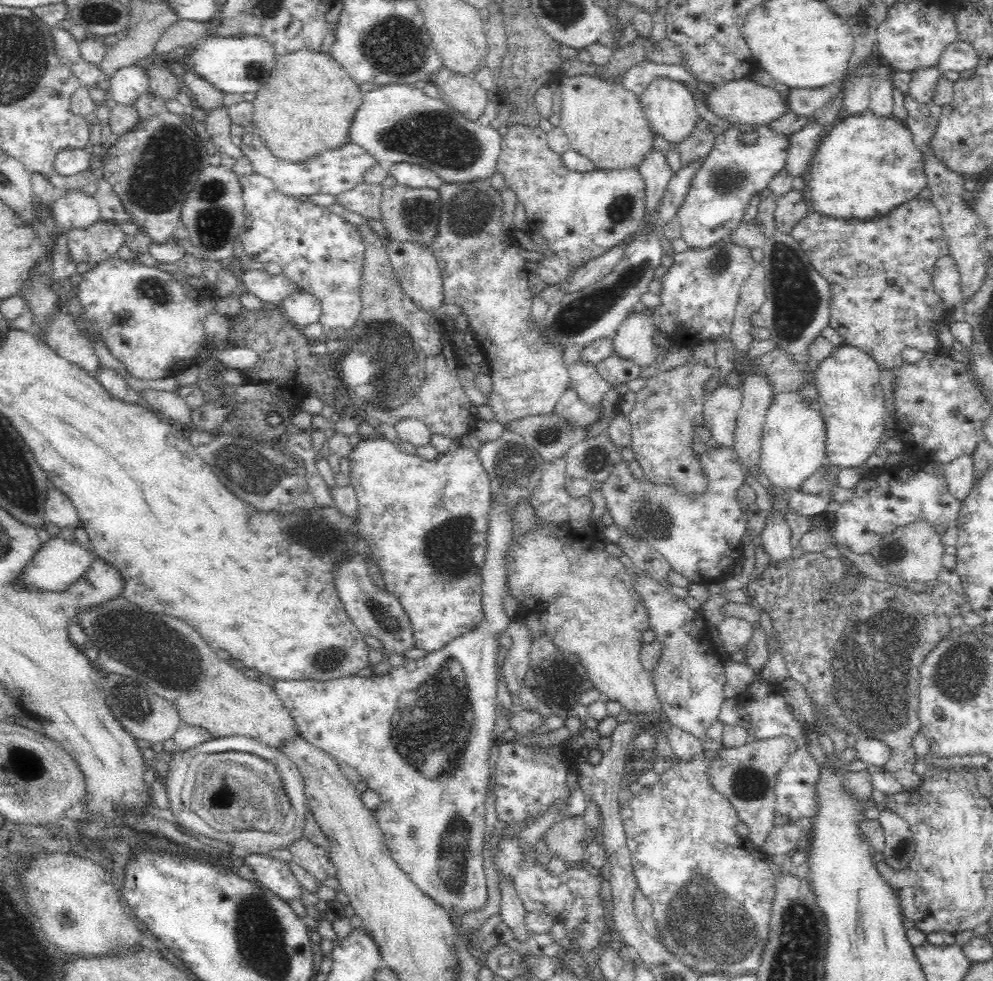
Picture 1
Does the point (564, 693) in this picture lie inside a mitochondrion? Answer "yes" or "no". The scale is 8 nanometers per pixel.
no

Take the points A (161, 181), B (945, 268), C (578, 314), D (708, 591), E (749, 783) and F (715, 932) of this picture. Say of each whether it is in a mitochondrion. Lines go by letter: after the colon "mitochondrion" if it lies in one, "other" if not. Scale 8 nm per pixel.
A: mitochondrion
B: other
C: mitochondrion
D: other
E: mitochondrion
F: mitochondrion

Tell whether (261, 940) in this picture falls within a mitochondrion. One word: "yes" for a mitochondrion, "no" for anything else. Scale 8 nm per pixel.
yes

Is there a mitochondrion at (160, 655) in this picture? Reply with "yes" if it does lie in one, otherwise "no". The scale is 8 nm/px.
yes

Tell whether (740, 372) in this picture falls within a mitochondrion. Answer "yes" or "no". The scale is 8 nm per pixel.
no

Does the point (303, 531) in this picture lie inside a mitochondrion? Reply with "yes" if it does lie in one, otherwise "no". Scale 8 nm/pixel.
yes

